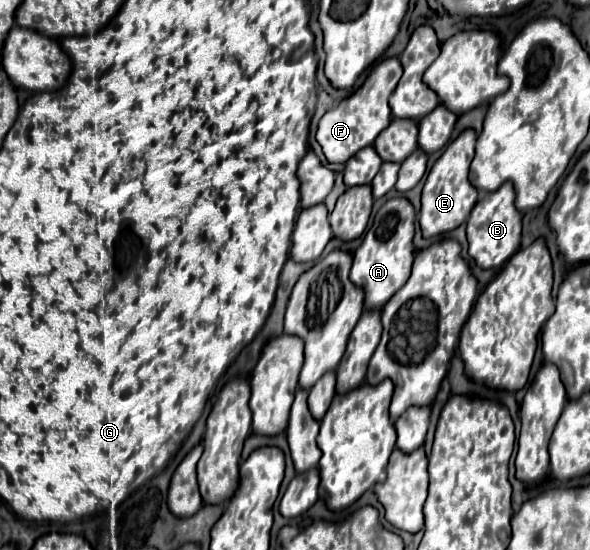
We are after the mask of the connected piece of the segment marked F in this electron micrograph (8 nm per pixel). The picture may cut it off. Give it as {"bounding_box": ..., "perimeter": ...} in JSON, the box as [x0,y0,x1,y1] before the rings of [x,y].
{"bounding_box":[317,58,401,162],"perimeter":[[[385,58],[377,62],[367,78],[363,80],[361,88],[357,88],[349,98],[343,98],[335,108],[323,114],[317,128],[317,142],[323,148],[323,154],[329,162],[347,162],[357,150],[371,146],[373,140],[379,136],[383,128],[391,122],[391,108],[389,108],[389,96],[395,90],[395,84],[401,78],[401,62],[399,58]]]}

